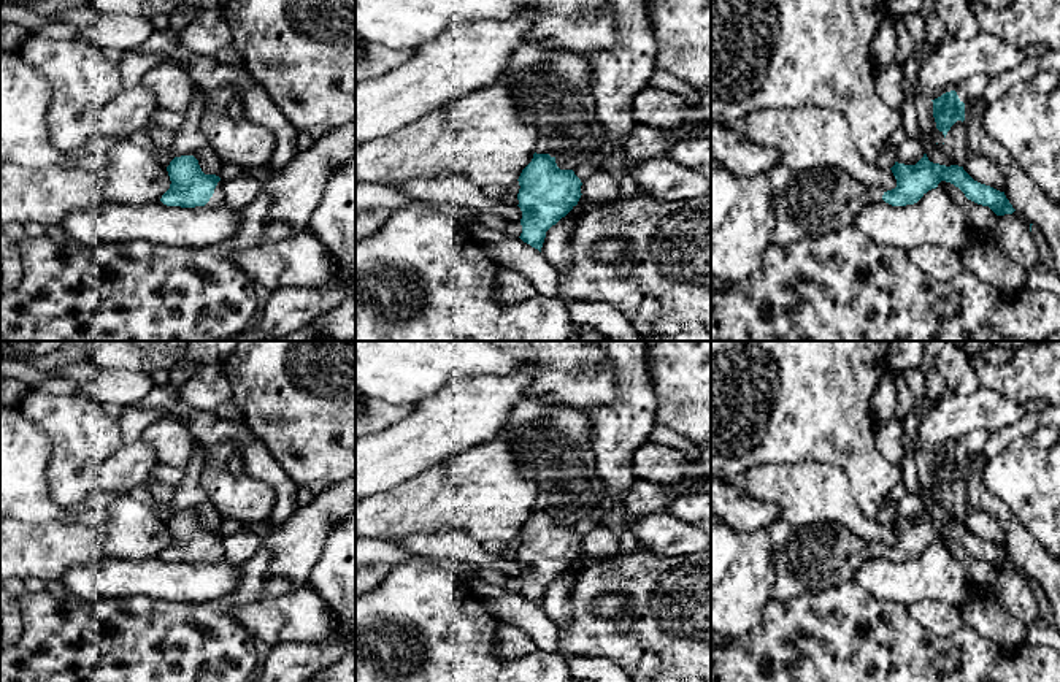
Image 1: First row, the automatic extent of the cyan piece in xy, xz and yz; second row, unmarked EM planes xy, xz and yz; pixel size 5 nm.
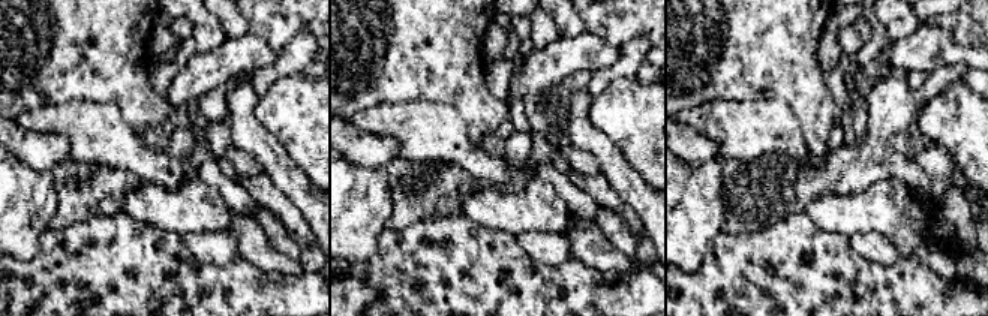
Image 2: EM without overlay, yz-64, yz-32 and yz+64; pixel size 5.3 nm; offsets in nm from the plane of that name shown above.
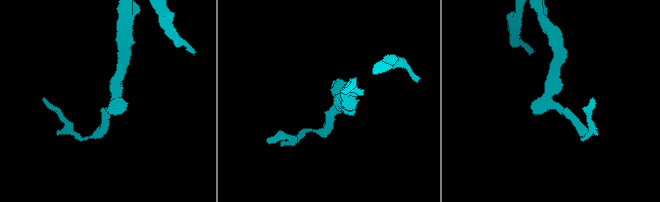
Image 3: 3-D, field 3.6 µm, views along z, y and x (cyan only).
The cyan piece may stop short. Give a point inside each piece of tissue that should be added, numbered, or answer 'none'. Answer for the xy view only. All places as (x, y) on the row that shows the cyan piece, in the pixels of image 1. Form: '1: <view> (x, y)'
1: xy (218, 197)

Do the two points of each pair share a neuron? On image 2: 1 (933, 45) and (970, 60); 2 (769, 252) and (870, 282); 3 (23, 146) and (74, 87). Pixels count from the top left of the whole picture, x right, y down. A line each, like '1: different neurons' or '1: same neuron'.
1: same neuron
2: same neuron
3: different neurons

